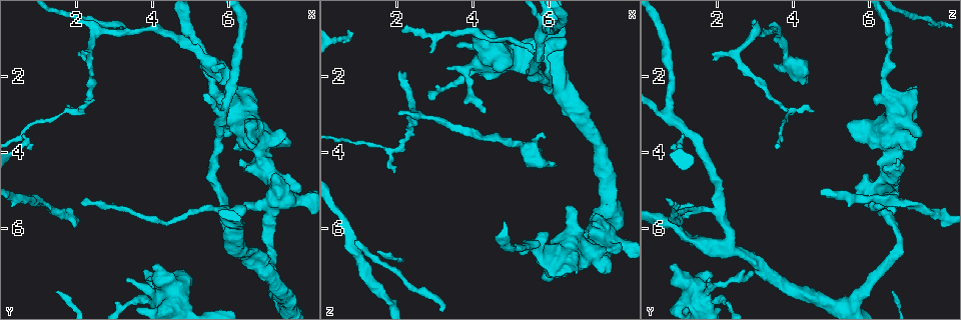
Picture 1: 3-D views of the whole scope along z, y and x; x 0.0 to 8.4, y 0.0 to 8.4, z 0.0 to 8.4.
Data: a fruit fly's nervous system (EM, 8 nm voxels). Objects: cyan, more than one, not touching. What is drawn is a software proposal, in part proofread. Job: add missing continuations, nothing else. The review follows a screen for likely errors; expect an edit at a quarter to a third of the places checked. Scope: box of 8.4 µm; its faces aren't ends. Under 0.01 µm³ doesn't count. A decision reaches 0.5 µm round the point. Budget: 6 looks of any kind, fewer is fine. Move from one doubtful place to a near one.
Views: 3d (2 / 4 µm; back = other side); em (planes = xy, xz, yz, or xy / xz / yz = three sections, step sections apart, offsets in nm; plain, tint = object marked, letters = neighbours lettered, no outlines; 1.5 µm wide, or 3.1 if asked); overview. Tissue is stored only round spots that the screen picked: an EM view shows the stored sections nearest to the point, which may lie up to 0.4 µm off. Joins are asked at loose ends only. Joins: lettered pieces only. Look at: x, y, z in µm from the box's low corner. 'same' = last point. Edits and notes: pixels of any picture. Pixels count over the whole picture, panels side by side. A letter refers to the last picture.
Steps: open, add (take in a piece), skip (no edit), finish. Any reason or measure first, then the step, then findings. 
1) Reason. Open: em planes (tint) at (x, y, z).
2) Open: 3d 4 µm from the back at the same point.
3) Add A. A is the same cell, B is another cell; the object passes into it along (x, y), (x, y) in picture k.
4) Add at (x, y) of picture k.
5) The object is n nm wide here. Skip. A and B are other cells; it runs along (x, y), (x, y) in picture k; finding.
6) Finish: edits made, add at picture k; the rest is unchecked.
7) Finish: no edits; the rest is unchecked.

Long arm stops here. Open: em planes (letters) at (0.90, 3.85, 0.90).

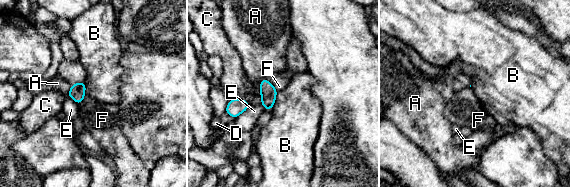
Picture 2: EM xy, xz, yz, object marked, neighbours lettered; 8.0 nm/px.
Skip. A, B, C, D, E and F are other cells; a border runs along (278, 91), (275, 103), (271, 108) in picture 2; none of them fits.

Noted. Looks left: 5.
Tapers out. Open: 3d 4 µm at (2.10, 1.45, 1.85).

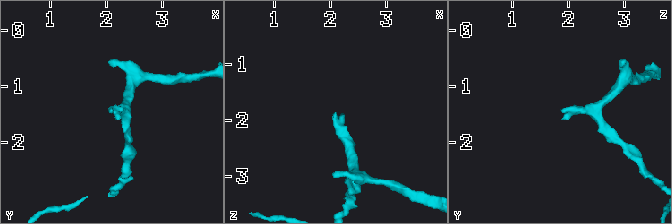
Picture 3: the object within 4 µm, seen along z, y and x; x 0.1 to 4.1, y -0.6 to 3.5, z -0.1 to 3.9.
Now the EM. Open: em planes (letters) at (2.05, 1.40, 1.85).

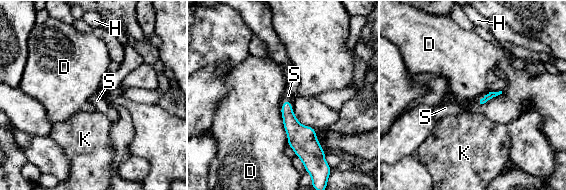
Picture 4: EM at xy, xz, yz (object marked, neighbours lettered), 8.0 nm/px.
Add S. S is the same cell, D, H and K are other cells; the object passes into it along (298, 134), (290, 104), (288, 95) in picture 4; it goes on there.

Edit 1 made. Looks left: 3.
See it whole again. Open: overview.

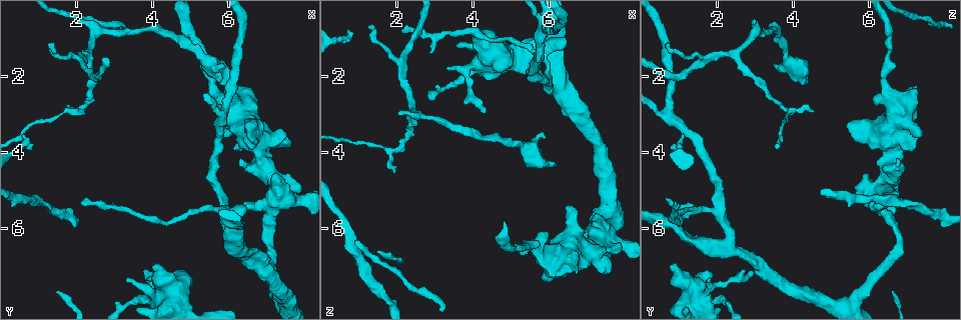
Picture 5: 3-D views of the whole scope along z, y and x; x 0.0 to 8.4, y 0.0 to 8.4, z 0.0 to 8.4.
Tapers out. Open: 3d 4 µm at (4.35, 7.20, 2.90).

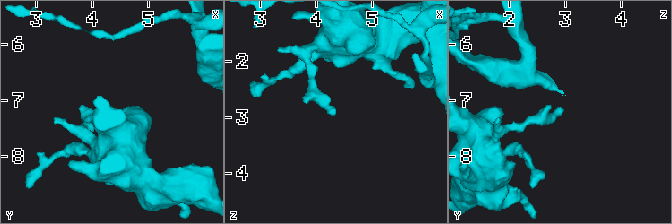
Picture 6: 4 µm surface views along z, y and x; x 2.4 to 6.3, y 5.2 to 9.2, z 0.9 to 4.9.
Open: em planes (letters) at (4.35, 7.20, 2.95).

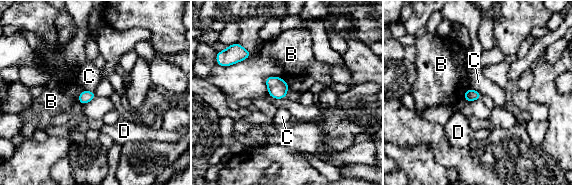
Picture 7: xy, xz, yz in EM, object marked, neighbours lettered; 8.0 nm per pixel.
Skip. B, C and D are other cells; a border runs along (469, 87), (482, 94) in picture 7; no lettered piece goes on from it.

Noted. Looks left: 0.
Finish: edits made, add at picture 4; the rest is unchecked.

